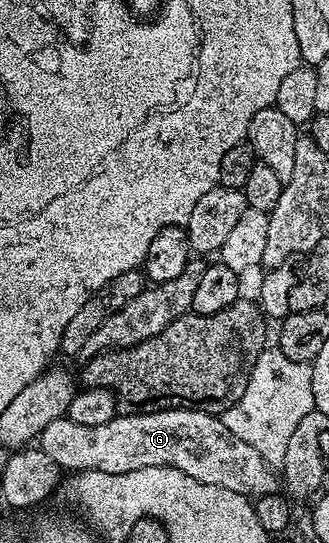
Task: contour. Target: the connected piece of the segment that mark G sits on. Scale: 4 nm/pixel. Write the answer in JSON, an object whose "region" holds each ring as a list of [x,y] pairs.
{"region":[[[166,407],[164,411],[141,409],[129,414],[133,415],[119,413],[103,425],[90,427],[82,423],[72,423],[68,417],[51,421],[51,425],[47,425],[47,429],[43,429],[40,433],[39,450],[47,453],[47,457],[51,457],[51,461],[66,472],[131,473],[135,469],[170,467],[187,473],[187,477],[195,477],[195,481],[203,481],[203,485],[231,489],[231,493],[250,497],[269,497],[276,492],[273,490],[276,489],[277,483],[279,485],[278,472],[269,467],[251,445],[239,440],[235,434],[229,433],[227,426],[216,414],[199,412],[190,407]]]}

